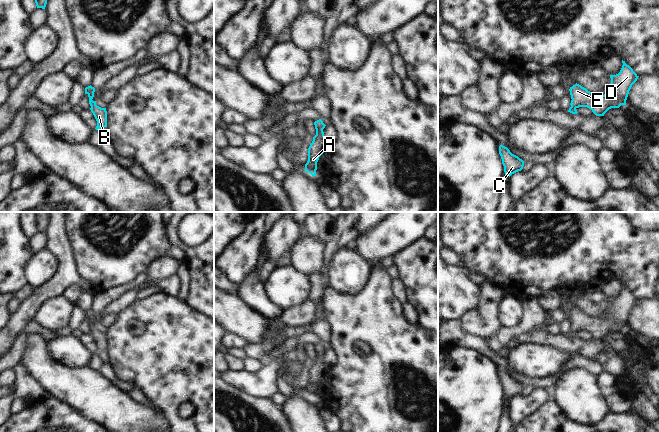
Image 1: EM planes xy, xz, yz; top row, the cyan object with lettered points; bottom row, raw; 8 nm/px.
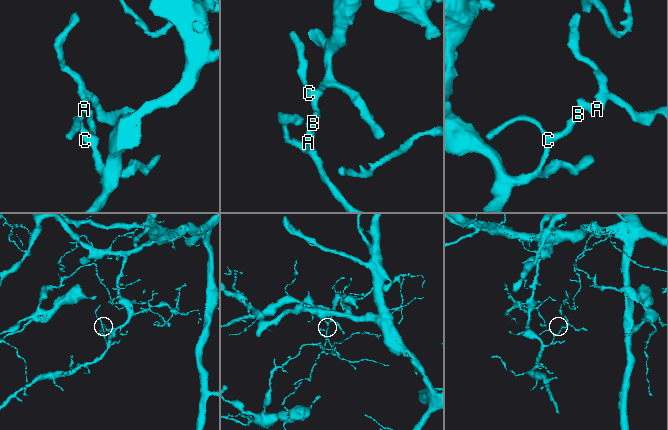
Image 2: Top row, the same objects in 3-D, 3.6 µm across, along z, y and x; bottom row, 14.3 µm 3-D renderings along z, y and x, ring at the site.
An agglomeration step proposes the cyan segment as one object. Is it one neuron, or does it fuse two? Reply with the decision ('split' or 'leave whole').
leave whole

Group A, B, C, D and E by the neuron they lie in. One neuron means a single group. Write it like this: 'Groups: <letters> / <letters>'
Groups: A B C D E.

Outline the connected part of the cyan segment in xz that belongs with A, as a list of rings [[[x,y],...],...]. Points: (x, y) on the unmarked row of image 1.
[[[321,343],[314,346],[316,359],[308,372],[308,385],[305,388],[305,395],[312,400],[316,400],[317,386],[319,381],[324,377],[327,365],[324,360],[323,353],[325,348]]]

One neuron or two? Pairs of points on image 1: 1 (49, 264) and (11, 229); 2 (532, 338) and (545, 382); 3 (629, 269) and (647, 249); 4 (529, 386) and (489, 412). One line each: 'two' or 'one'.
1: two
2: two
3: one
4: two

